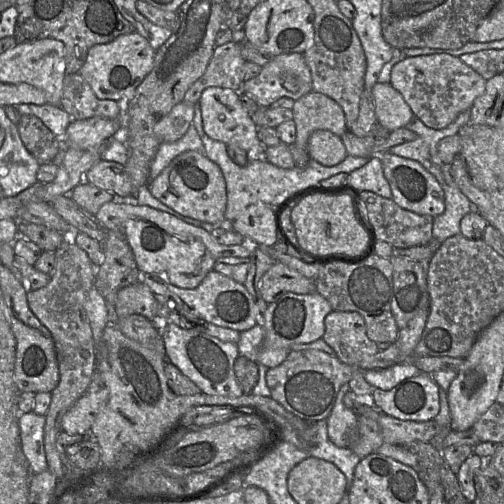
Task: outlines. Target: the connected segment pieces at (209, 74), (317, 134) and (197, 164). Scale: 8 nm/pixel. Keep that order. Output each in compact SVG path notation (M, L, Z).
M230 41L215 47L205 73L189 88L183 102L198 104L203 91L208 87L229 88L242 92L243 66L242 43Z
M316 130L311 134L308 153L311 159L329 167L341 163L348 156L342 138L328 130Z
M189 150L186 152L183 152L182 154L178 155L176 158L174 158L171 163L160 173L160 175L158 177L156 177L155 179L151 180L149 182L149 190L151 192L151 194L157 199L159 200L161 203L163 203L164 205L172 208L173 210L175 210L176 212L180 213L181 215L202 221L202 222L207 222L210 223L212 225L226 225L226 223L232 223L232 222L227 222L225 219L225 211L226 211L226 204L227 204L227 194L226 194L226 182L225 182L225 178L223 175L223 172L221 170L221 168L214 163L213 161L211 161L205 154L200 153L198 151L194 151L194 150Z

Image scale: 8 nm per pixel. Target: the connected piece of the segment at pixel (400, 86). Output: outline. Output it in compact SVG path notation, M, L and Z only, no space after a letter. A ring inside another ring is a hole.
M450 54L406 57L393 66L391 85L403 96L414 116L427 127L440 130L450 125L485 91L486 81L480 74Z

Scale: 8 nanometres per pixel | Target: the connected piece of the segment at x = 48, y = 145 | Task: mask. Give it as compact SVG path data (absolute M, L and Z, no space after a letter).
M22 115L17 128L25 147L40 165L53 162L63 150L62 140L36 116Z

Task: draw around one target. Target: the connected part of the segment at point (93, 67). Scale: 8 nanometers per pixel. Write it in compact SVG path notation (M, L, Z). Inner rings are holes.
M138 32L122 35L115 40L93 46L80 70L95 95L102 100L123 103L129 99L154 67L156 50Z

